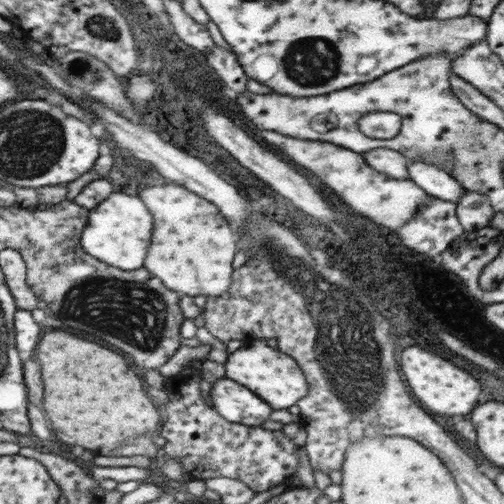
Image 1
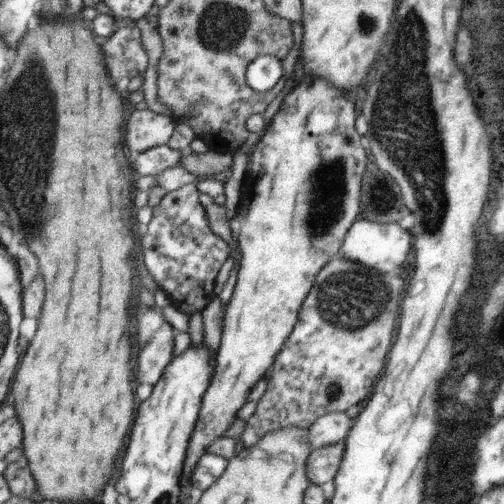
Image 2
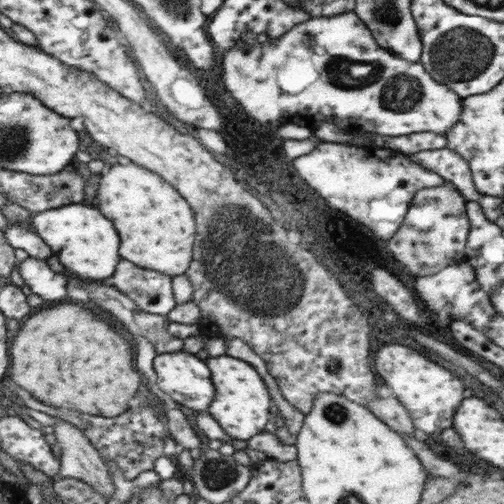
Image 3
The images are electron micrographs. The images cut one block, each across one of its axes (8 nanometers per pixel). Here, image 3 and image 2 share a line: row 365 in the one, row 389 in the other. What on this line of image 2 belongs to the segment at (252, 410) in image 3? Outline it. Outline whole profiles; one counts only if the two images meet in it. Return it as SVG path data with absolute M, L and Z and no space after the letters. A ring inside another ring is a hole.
M301 78L299 86L283 98L279 112L275 112L259 142L251 148L251 164L241 184L237 210L241 224L237 234L237 246L241 252L239 272L233 296L223 314L221 346L215 356L215 380L211 380L211 392L207 392L207 396L201 400L199 418L189 440L185 484L189 484L187 478L195 470L199 458L205 454L205 448L223 438L225 430L233 424L237 410L247 404L247 400L251 400L255 382L265 378L267 372L275 368L275 356L291 336L289 332L295 324L297 310L309 292L315 274L321 272L323 264L327 266L331 262L329 258L333 258L339 250L343 236L347 236L347 228L351 228L349 224L353 224L353 218L359 212L359 182L367 158L353 128L353 120L353 102L347 100L339 90L331 88L325 80L311 82L309 78ZM307 94L315 96L309 100L311 110L307 110ZM315 120L323 120L323 124L315 128Z

